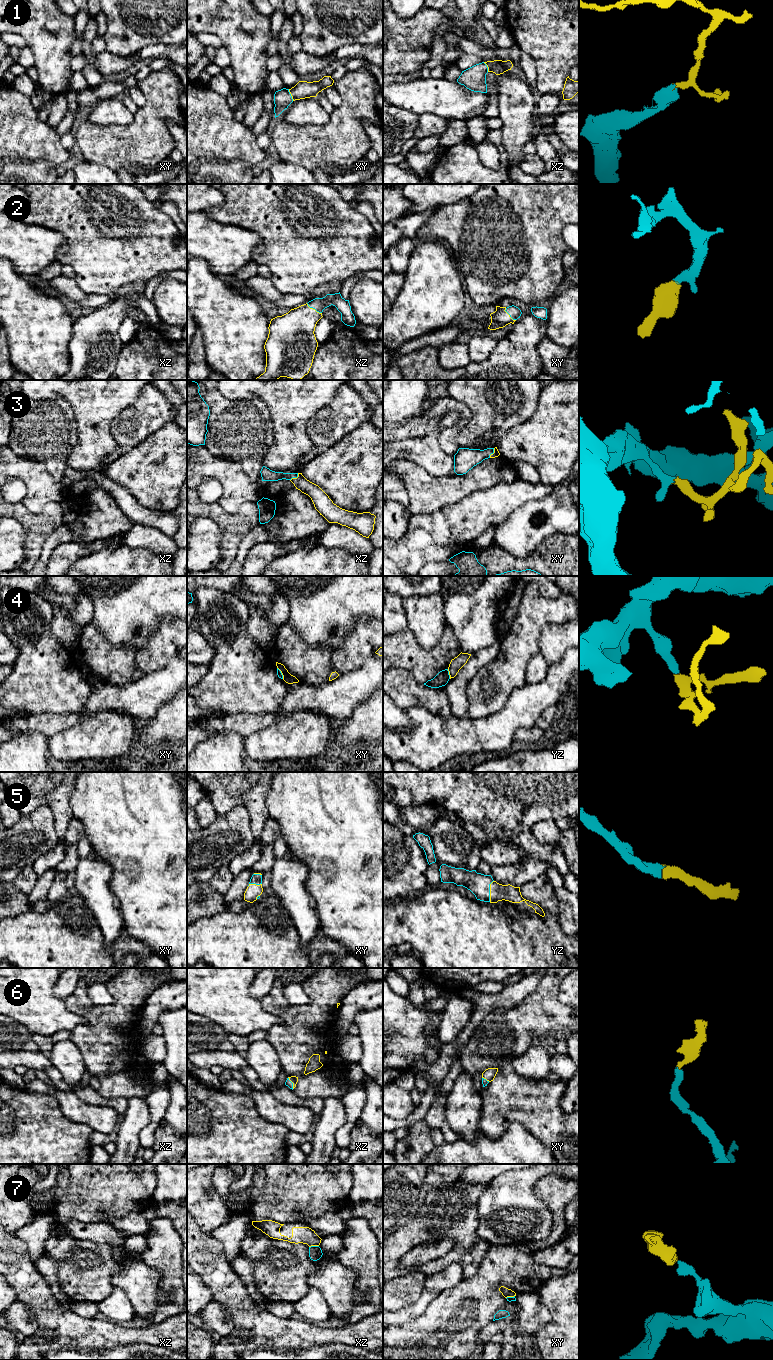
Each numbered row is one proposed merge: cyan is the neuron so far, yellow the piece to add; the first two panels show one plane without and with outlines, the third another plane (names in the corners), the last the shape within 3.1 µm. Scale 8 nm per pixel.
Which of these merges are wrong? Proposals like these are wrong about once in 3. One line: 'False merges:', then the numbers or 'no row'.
False merges: 4, 7

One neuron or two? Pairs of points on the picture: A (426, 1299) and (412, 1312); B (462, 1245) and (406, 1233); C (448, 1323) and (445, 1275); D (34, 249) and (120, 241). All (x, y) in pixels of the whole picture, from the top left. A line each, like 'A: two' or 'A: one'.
A: one
B: one
C: two
D: two

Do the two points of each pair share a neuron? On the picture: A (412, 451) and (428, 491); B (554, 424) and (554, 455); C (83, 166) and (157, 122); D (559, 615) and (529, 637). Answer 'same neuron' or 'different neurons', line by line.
A: different neurons
B: same neuron
C: different neurons
D: same neuron

